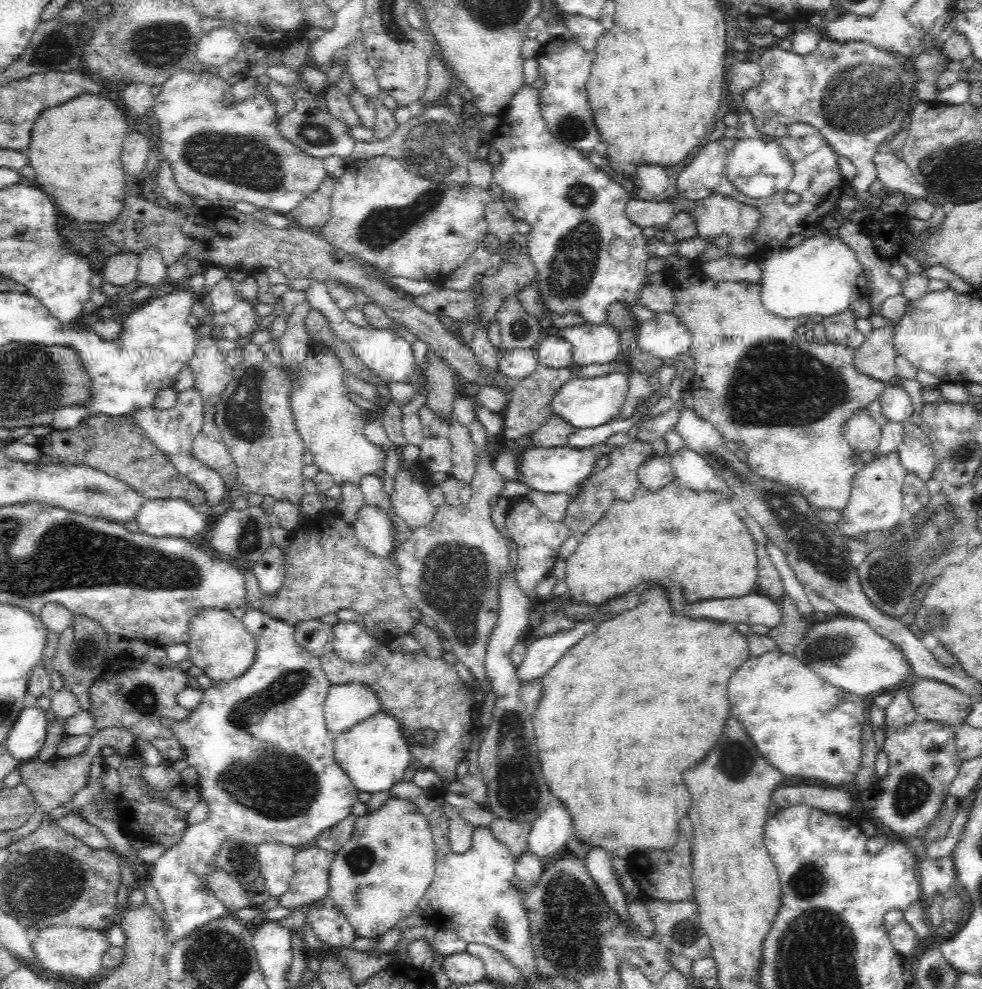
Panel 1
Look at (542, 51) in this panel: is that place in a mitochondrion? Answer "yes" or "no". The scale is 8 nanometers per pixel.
no

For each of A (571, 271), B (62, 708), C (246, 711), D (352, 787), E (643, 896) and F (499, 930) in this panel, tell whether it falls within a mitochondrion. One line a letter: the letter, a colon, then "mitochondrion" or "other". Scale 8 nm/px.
A: mitochondrion
B: other
C: mitochondrion
D: other
E: other
F: mitochondrion

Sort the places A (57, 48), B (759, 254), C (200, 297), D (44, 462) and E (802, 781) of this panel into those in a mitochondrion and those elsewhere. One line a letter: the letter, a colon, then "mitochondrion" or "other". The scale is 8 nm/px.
A: mitochondrion
B: other
C: other
D: other
E: other

